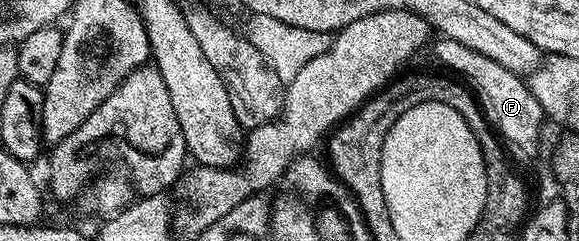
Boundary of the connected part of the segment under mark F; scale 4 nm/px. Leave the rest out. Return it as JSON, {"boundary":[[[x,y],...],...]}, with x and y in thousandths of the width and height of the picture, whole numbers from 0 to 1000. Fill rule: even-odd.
{"boundary":[[[767,154],[756,166],[756,253],[765,274],[777,278],[784,315],[807,336],[808,357],[820,369],[822,390],[829,398],[827,432],[839,502],[883,614],[884,656],[924,656],[927,622],[934,610],[934,523],[943,523],[945,498],[941,456],[934,448],[931,419],[924,419],[924,386],[917,386],[912,340],[902,315],[862,270],[862,253],[851,253],[848,237],[838,237],[834,220],[810,203],[793,170],[779,170]]]}

